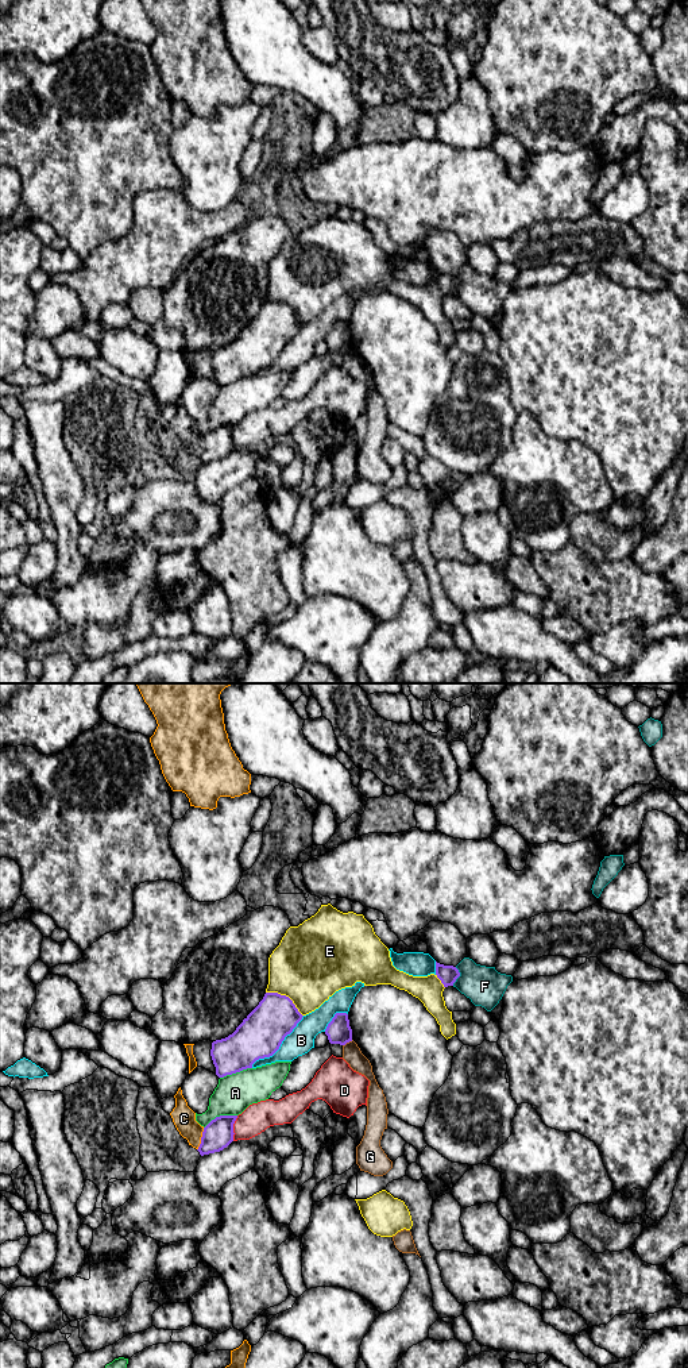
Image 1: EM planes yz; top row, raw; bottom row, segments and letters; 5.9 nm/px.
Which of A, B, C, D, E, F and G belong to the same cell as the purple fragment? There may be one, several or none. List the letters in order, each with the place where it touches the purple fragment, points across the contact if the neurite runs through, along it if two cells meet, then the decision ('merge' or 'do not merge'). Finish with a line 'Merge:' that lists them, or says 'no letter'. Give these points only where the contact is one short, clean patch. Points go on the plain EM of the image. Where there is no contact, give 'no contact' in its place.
A: meets purple in yz at (220, 424); do not merge
B: meets purple in yz at (279, 354); do not merge
C: meets purple in yz at (201, 447); do not merge
D: meets purple in yz at (232, 436); do not merge
E: meets purple in yz at (285, 304); do not merge
F: meets purple in yz at (459, 284); do not merge
G: meets purple in yz at (347, 350); border along yz (352, 349), (343, 354); do not merge
Merge: no letter

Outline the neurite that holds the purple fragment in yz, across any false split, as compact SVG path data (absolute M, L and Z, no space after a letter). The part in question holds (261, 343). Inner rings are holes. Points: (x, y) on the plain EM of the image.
M266 301L232 343L212 351L216 384L232 384L273 365L302 325L289 305Z

